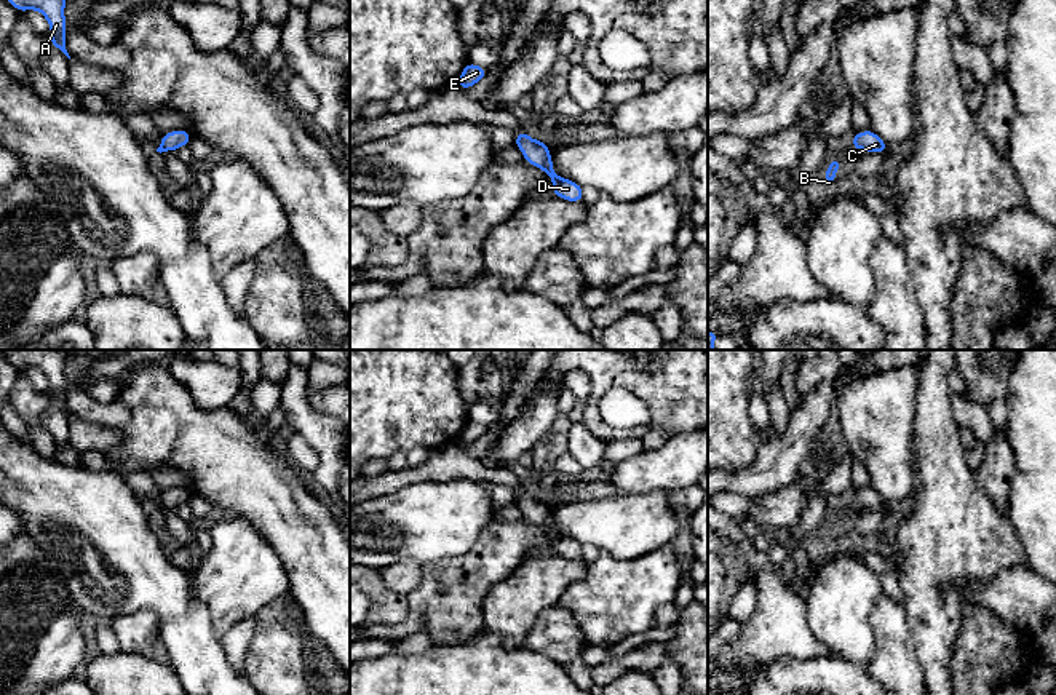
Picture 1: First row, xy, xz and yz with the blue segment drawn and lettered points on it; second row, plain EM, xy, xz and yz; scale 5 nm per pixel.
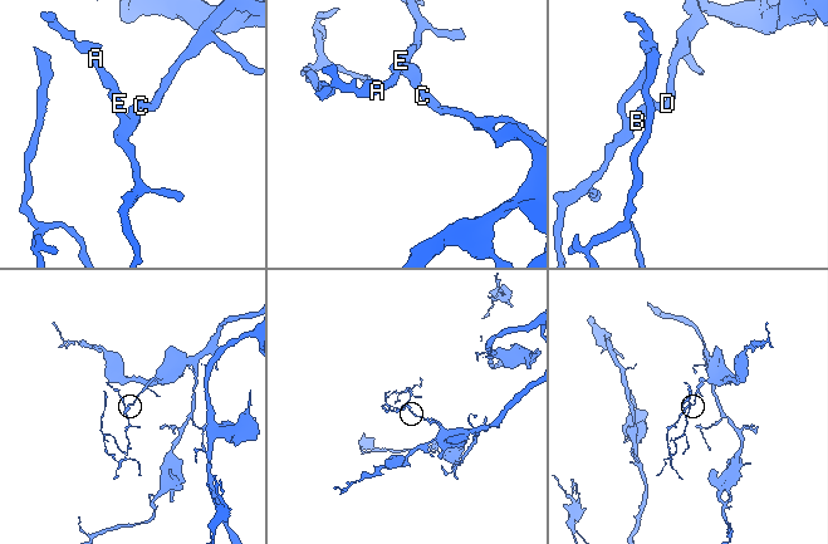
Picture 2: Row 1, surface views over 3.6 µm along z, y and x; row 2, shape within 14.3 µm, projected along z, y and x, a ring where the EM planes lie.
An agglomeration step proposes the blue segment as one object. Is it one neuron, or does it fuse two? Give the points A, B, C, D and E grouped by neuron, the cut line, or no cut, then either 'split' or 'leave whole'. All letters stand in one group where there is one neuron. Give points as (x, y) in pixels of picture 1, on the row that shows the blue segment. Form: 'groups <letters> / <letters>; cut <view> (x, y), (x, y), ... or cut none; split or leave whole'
groups A B C D E; cut none; leave whole

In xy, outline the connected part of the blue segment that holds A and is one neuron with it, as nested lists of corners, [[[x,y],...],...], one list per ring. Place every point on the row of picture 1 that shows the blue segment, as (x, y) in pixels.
[[[8,0],[19,13],[27,10],[40,11],[51,29],[51,46],[61,50],[69,59],[66,50],[66,29],[64,6],[67,0]]]

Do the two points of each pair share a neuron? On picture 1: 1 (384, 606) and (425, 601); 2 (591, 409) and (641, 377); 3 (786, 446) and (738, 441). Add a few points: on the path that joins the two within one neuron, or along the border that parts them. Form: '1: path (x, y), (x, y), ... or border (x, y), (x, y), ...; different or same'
1: border (406, 596), (406, 615), (400, 622), (374, 623); different
2: path (596, 393), (612, 376), (625, 376); same
3: border (762, 441), (754, 460), (737, 472); different

